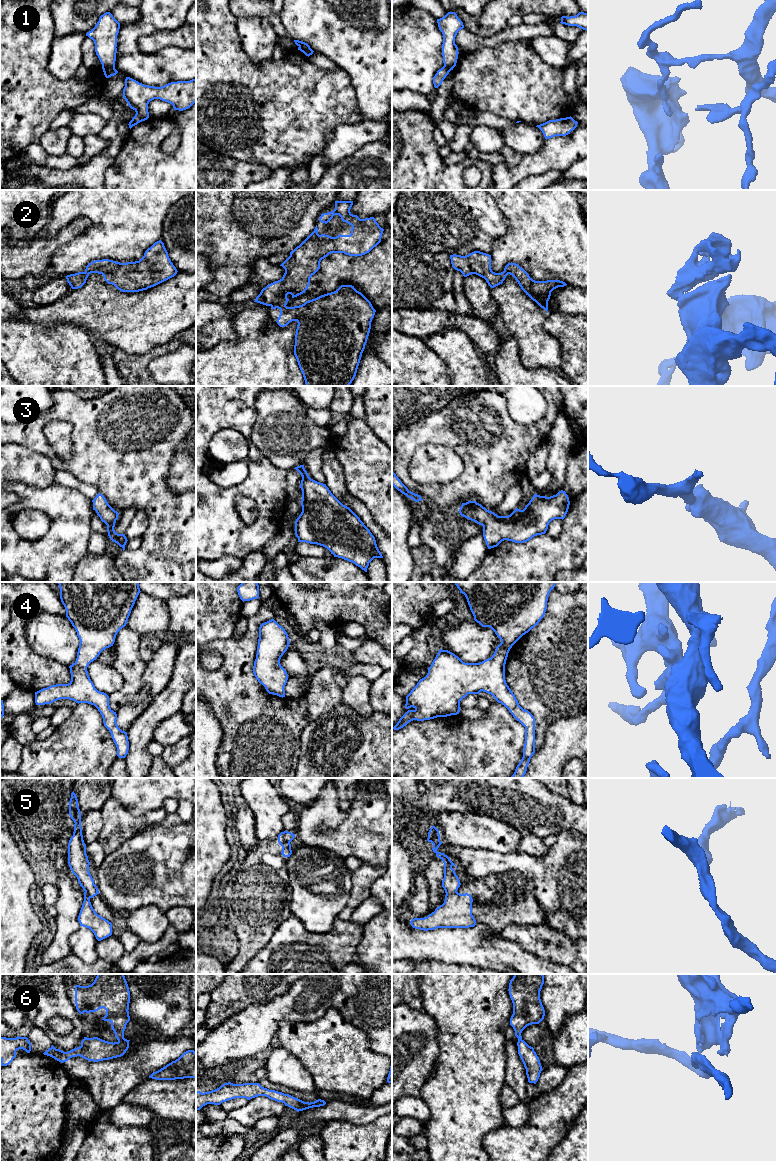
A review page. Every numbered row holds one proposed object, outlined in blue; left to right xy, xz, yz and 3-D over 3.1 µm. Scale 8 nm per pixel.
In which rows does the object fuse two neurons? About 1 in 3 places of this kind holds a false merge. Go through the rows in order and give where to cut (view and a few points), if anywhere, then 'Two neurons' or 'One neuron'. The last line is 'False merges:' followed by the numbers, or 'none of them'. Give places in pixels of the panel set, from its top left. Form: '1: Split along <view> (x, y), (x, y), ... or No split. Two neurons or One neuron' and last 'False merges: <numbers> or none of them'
1: Split along xy (114, 67), (103, 69). Two neurons
2: No split. One neuron
3: No split. One neuron
4: No split. One neuron
5: Split along xz (282, 832), (283, 837), (289, 843). Two neurons
6: Split along xy (124, 1038), (118, 1041). Two neurons
False merges: 1, 5, 6

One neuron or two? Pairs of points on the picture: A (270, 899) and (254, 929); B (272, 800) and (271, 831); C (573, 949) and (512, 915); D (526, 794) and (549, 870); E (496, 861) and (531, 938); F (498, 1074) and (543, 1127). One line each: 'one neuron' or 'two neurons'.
A: one neuron
B: one neuron
C: two neurons
D: two neurons
E: two neurons
F: two neurons

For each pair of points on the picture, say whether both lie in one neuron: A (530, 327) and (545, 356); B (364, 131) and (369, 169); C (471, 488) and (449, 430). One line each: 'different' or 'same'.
A: same
B: different
C: same

